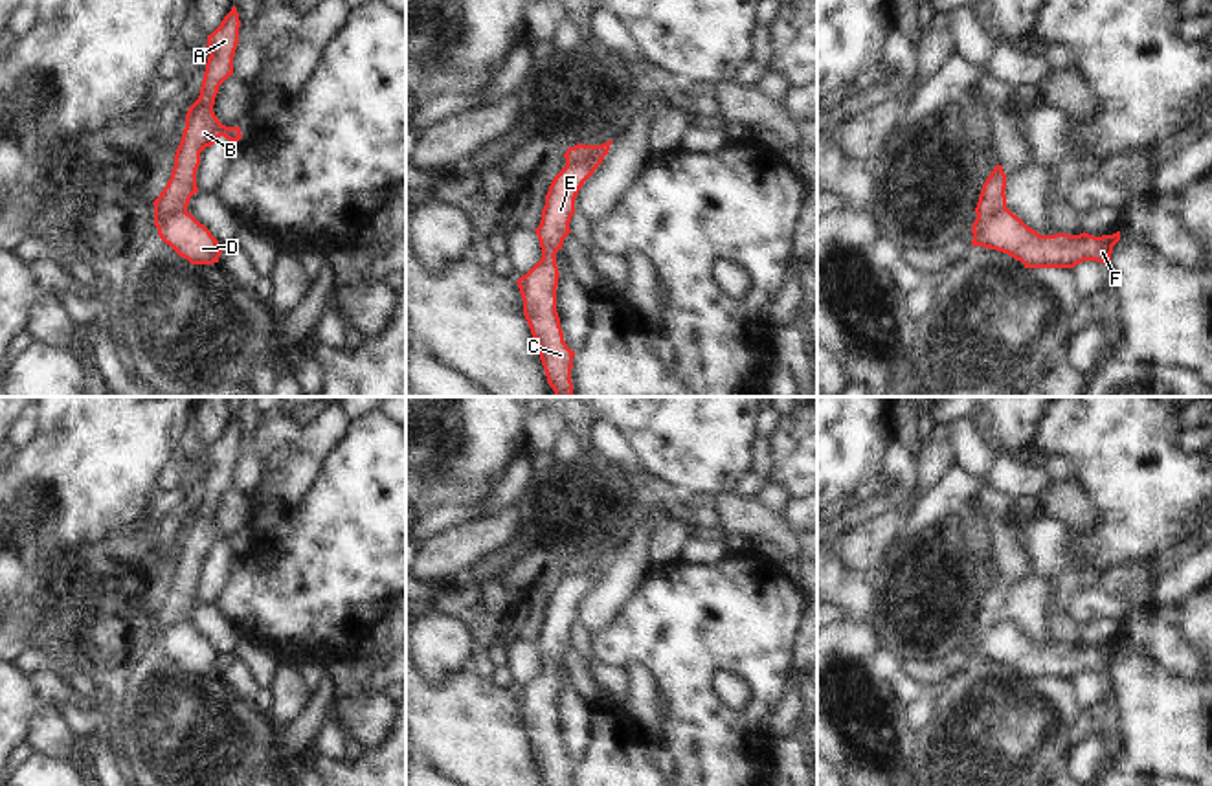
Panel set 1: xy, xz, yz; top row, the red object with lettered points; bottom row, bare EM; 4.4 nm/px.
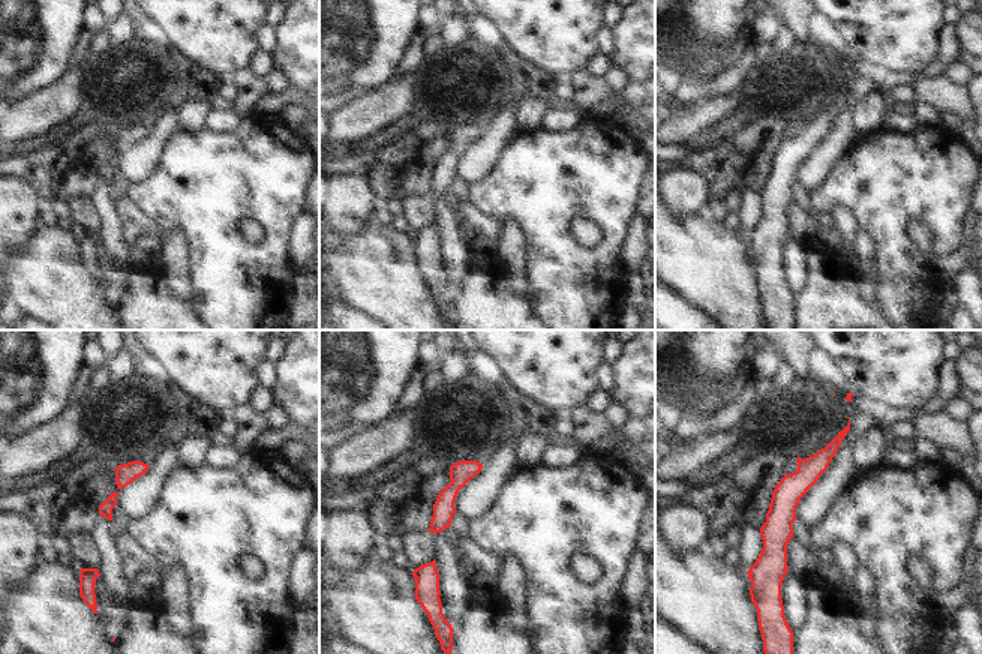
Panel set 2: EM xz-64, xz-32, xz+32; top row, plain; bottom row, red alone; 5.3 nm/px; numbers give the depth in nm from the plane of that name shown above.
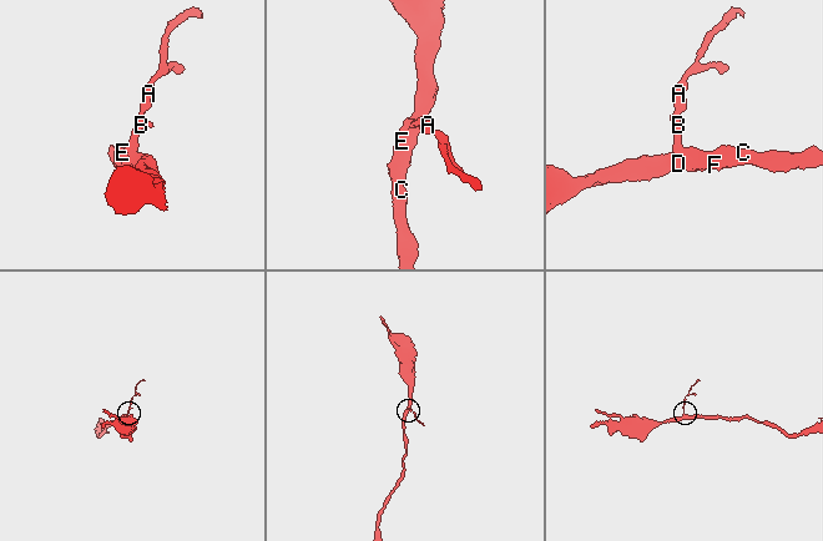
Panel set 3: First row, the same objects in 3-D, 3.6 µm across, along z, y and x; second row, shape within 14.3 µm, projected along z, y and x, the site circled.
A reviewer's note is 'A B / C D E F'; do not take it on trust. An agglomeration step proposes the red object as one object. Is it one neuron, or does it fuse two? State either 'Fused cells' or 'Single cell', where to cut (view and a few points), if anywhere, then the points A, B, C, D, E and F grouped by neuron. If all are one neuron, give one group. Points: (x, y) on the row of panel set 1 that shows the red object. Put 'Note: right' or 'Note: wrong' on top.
Note: right
Fused cells. Split along xz (601, 149), (590, 160), (566, 164). Groups: A B / C D E F

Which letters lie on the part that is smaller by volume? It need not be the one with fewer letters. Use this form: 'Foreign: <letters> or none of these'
Foreign: A, B

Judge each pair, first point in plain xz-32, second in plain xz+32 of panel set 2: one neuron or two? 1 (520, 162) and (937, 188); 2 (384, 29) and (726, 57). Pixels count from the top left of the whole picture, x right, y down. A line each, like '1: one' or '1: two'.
1: one
2: two

